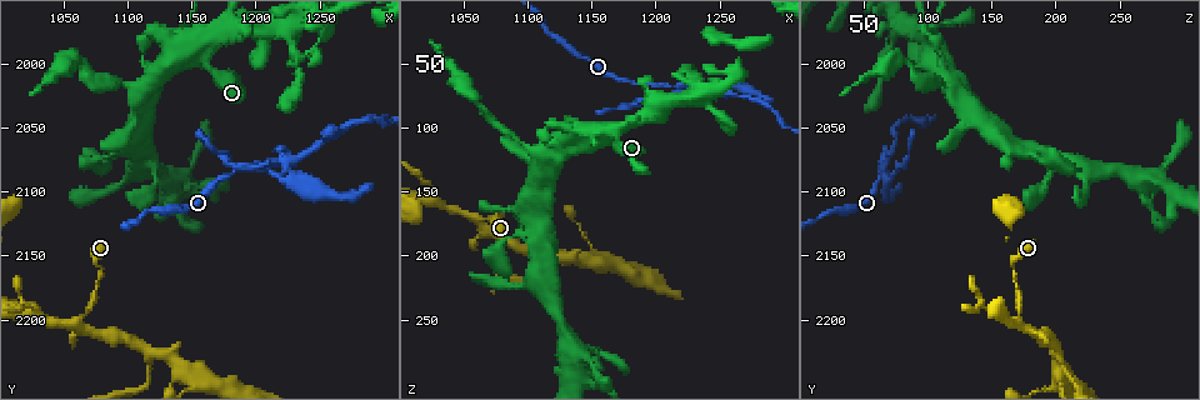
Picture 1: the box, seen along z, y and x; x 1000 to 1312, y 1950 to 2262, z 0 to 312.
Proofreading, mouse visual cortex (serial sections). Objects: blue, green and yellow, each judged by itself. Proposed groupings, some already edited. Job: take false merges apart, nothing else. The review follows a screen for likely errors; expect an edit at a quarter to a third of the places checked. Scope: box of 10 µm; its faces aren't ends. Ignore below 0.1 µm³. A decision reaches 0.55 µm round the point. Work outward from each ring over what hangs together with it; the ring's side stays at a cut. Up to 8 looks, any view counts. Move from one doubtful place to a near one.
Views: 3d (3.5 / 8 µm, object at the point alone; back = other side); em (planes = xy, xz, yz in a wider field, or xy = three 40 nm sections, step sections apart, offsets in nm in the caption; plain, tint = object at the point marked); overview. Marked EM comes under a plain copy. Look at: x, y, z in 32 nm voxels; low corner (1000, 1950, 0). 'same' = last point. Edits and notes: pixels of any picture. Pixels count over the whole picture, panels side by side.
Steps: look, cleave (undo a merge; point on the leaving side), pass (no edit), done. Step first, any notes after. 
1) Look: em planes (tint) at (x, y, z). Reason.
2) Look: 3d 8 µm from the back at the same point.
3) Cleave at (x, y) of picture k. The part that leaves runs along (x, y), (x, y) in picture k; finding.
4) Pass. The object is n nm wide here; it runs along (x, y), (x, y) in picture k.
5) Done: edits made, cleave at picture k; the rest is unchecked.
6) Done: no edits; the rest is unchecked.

Look: 3d 3.5 µm from the back at (1224, 2076, 66). Arms part here.

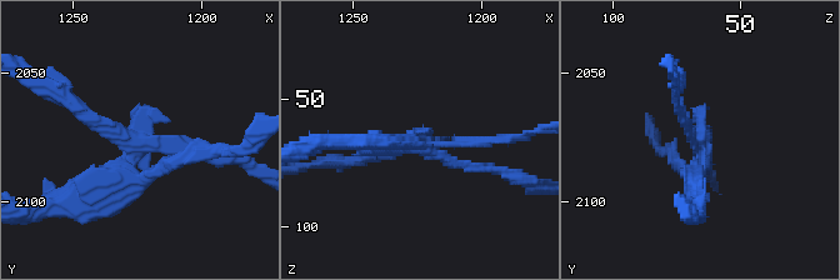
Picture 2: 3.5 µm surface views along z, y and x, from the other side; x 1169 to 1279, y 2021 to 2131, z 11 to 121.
Look: em planes (tint) at (1225, 2077, 67).

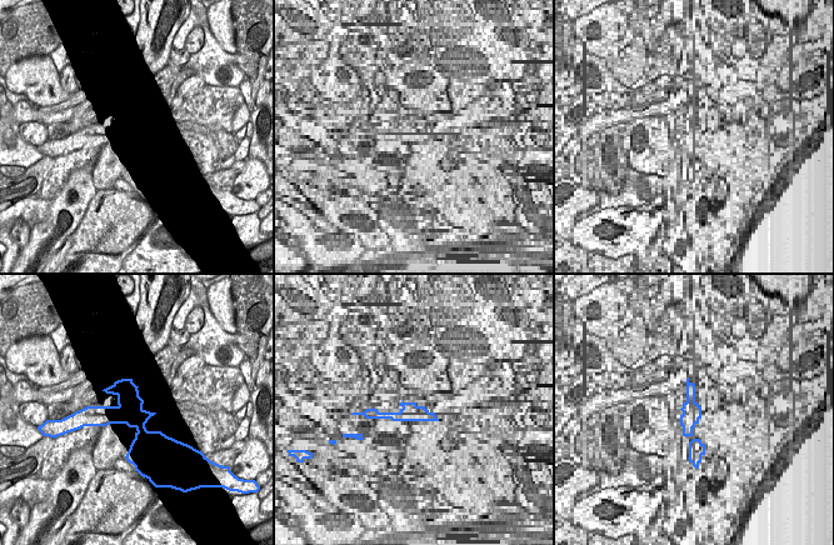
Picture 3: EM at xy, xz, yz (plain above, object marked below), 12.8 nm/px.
Cleave at (468, 166) of picture 2. The part that leaves runs along (419, 139), (396, 145), (319, 141) in picture 2; a second cell is stuck on.

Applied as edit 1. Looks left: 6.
Look: 3d 3.5 µm from the back at (1062, 2202, 170). Abrupt turn.

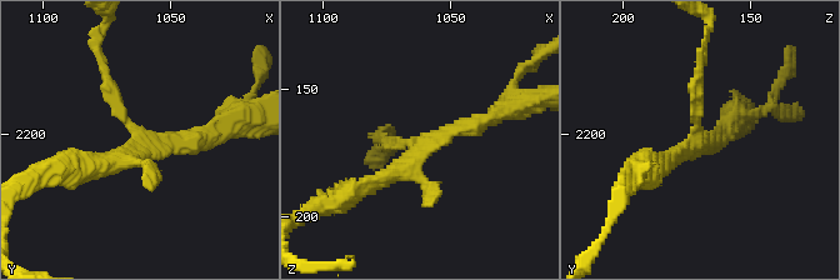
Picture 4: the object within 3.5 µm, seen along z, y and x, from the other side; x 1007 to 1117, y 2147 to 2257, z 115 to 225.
Look: em planes (tint) at (1062, 2202, 172).

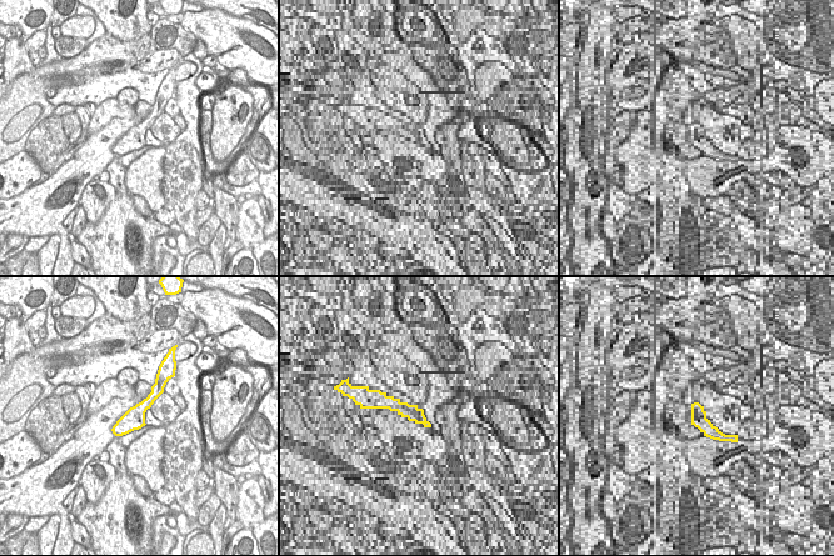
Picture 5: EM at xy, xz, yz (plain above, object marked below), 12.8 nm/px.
Look: em xy step 2 (tint) at the same point.

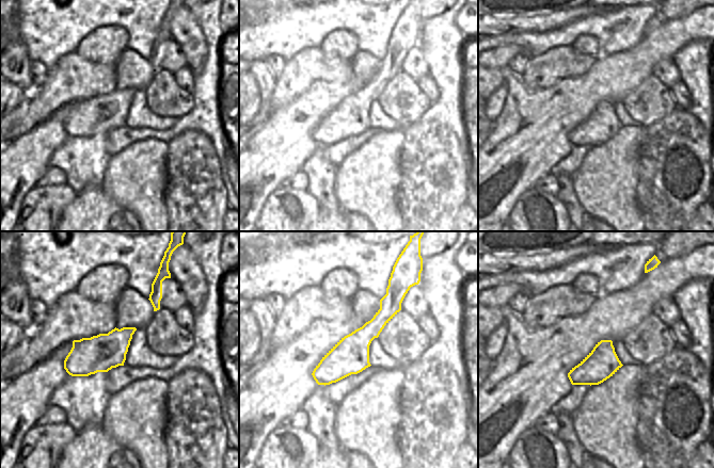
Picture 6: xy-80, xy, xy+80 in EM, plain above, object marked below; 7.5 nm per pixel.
Pass. It runs along (701, 65), (695, 141), (653, 169) in picture 4; continuous, no second cell.

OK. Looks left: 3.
Look: 3d 3.5 µm at (1116, 2224, 202). A fork.

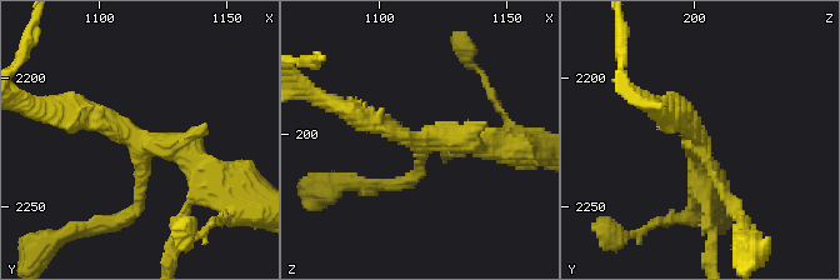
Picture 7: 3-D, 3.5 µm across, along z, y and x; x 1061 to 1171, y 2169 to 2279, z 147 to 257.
Pass. It runs along (71, 111), (175, 146), (213, 178) in picture 7; all the same cell.

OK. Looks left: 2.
Done: edits made, cleave at picture 2; the rest is unchecked.

